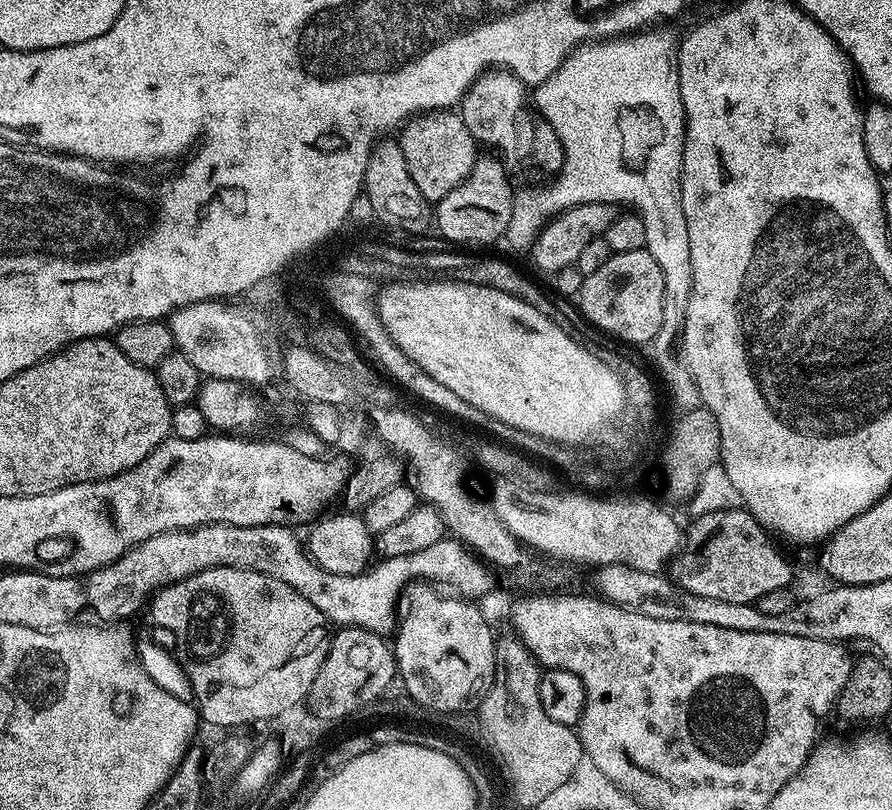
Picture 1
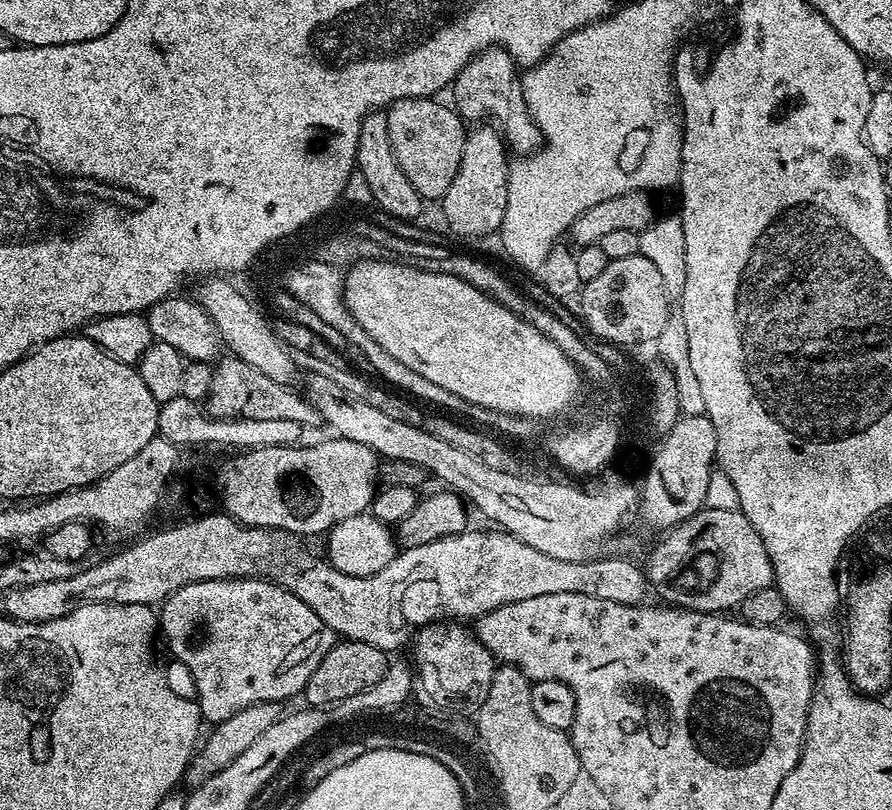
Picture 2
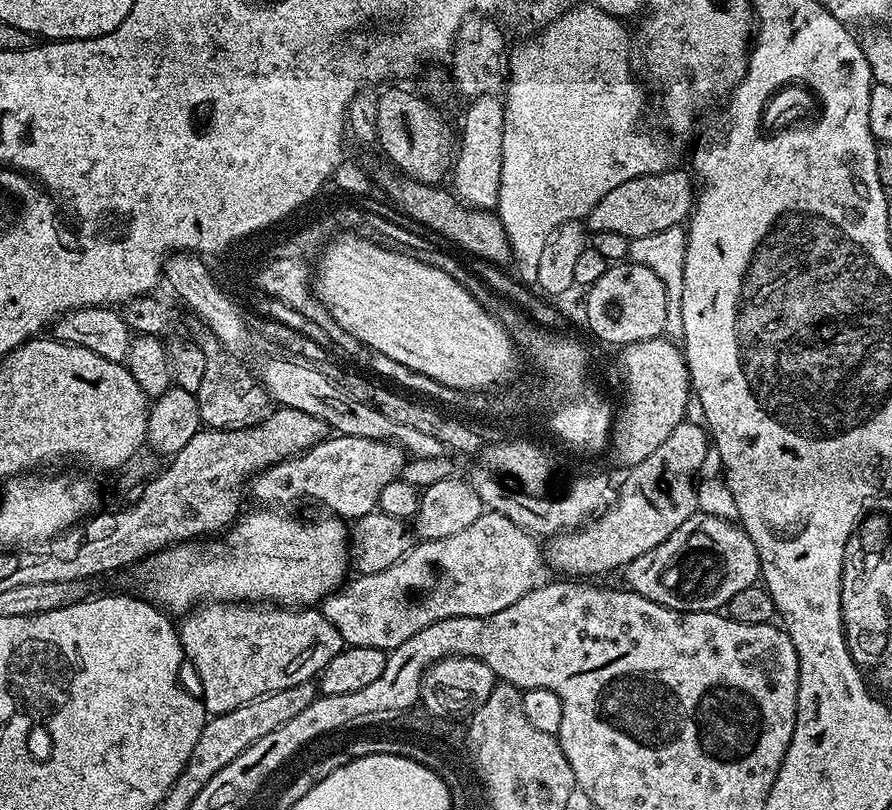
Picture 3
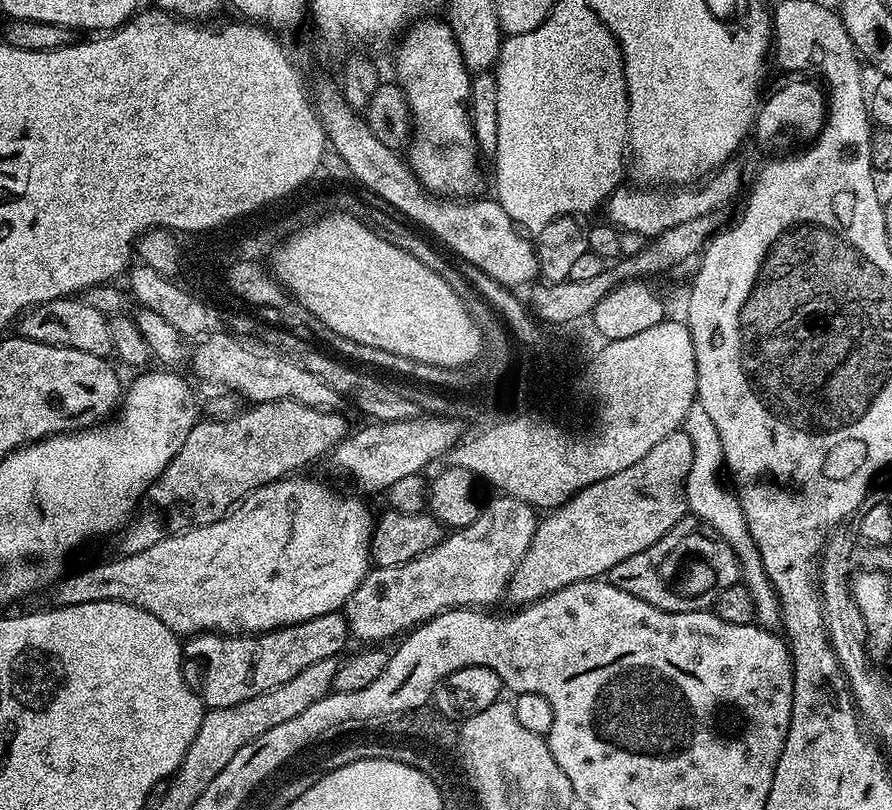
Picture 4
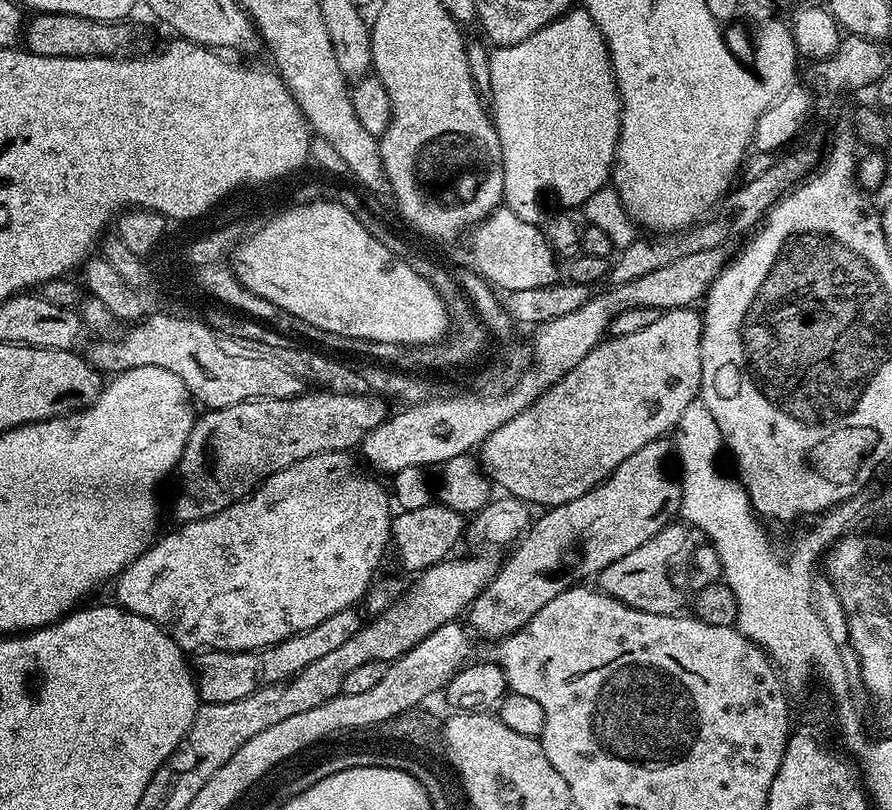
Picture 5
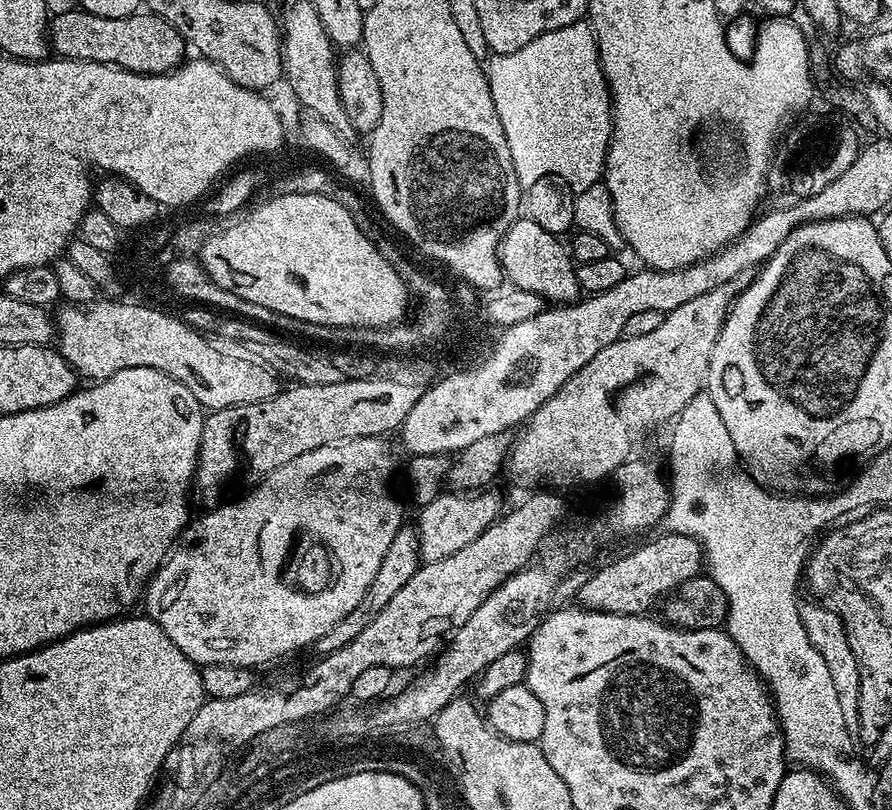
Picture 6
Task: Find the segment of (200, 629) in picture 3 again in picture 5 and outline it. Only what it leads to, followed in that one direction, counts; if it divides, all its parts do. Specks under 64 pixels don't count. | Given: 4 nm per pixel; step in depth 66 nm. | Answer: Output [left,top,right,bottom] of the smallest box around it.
[195,607,362,704]

